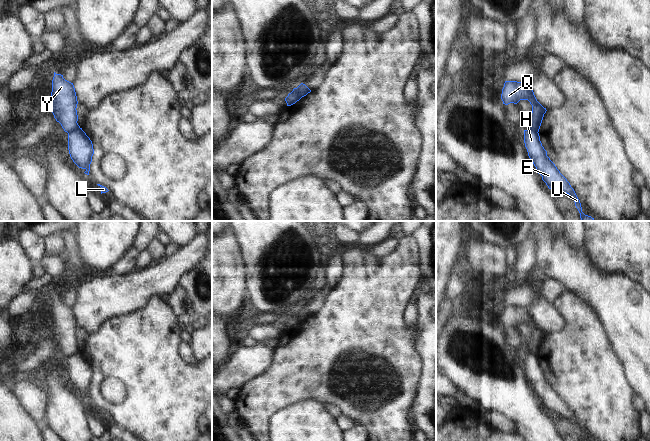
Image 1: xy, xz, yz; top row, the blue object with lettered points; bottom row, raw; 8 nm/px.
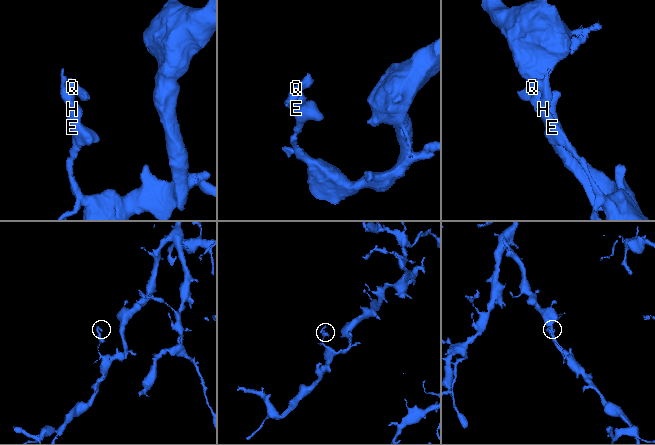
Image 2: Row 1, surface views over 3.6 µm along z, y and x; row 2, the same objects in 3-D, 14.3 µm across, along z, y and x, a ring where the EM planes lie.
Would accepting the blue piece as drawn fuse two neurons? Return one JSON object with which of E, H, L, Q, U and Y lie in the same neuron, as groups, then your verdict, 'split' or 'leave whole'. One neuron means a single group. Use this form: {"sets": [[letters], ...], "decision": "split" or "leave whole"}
{"sets": [["E", "H", "L", "U"], ["Q", "Y"]], "decision": "split"}

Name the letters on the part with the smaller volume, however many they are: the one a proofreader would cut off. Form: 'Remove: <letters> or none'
Remove: Q, Y

